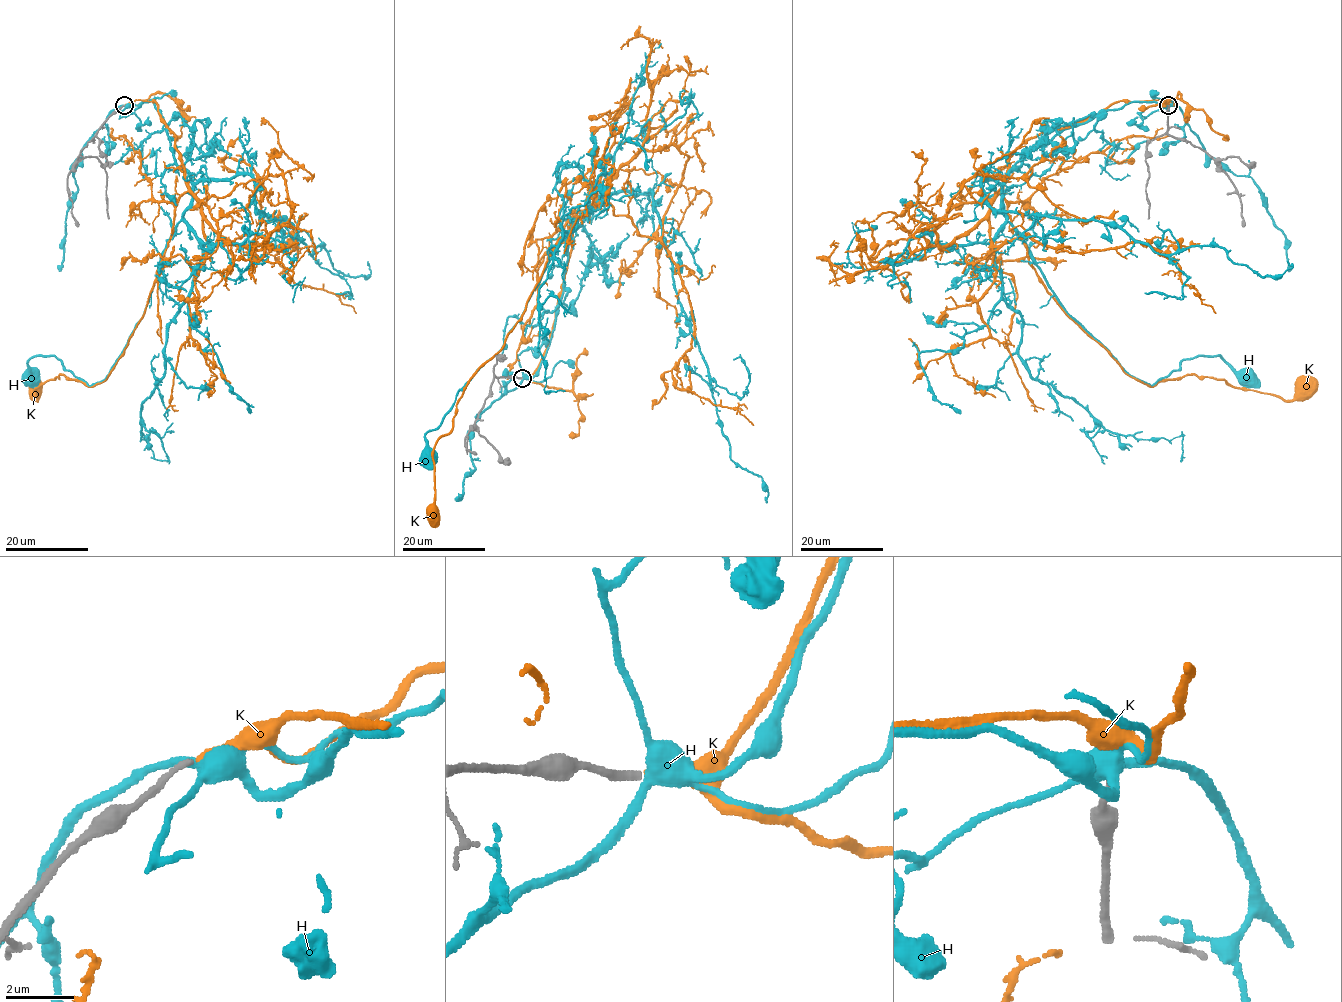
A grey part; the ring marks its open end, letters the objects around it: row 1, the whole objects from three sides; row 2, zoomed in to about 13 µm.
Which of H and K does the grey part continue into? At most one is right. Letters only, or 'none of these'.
K

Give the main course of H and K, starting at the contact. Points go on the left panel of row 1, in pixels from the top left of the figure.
H: (124, 105), (151, 101), (159, 111), (192, 204), (106, 377), (88, 386), (54, 356), (27, 362), (35, 377)
K: (124, 105), (155, 102), (187, 190), (143, 316), (104, 380), (61, 374), (38, 400), (35, 390)

